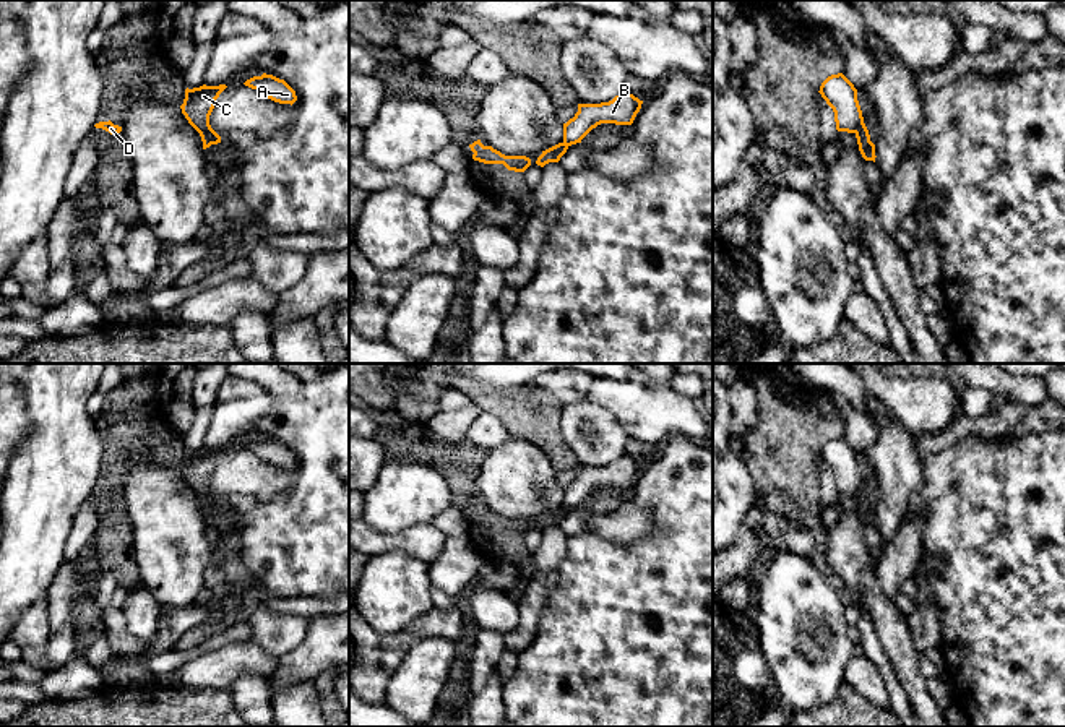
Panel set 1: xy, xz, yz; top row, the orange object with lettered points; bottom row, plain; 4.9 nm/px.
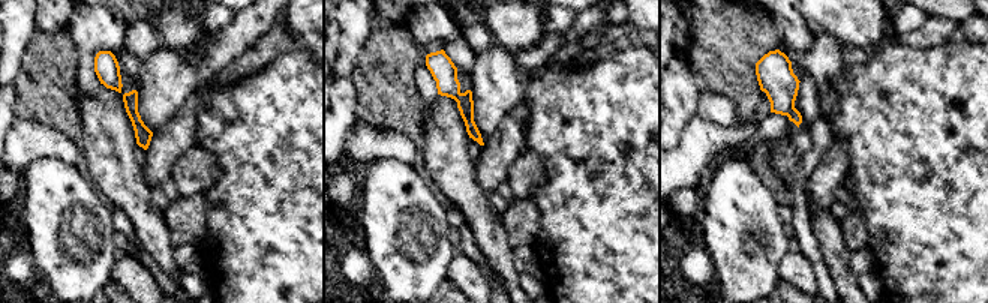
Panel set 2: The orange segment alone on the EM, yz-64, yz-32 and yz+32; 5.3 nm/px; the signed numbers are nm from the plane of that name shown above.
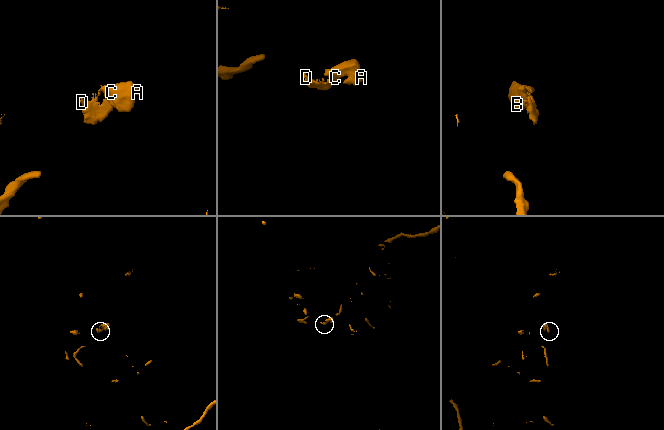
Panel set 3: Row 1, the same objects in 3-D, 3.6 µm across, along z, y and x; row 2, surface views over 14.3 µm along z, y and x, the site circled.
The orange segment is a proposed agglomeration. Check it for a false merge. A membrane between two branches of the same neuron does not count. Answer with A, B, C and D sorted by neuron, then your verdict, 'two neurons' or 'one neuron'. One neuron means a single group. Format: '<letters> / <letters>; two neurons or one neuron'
A B C / D; two neurons

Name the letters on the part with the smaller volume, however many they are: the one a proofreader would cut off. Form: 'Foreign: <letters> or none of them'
Foreign: D

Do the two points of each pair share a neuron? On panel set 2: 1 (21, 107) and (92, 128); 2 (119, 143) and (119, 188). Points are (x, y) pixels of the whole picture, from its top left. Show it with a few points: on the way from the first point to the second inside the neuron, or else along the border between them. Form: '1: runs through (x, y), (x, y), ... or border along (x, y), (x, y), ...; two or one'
1: border along (75, 90), (81, 134); two
2: runs through (119, 153), (122, 161), (119, 164), (119, 177); one

